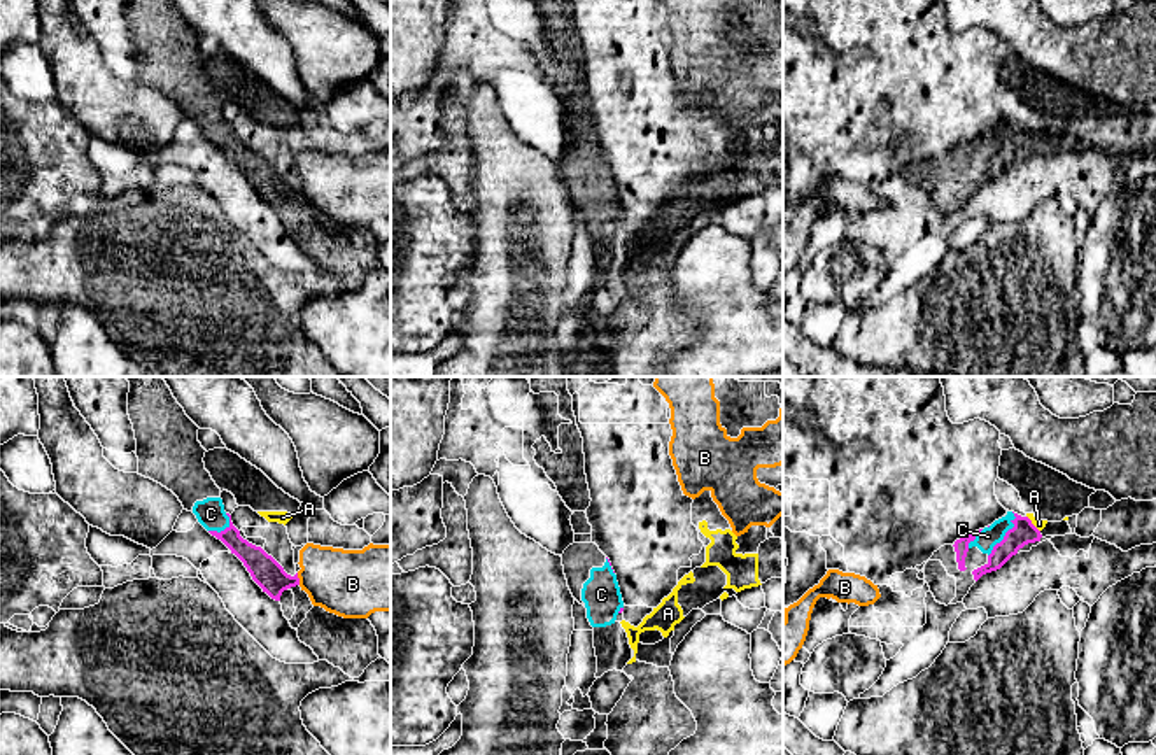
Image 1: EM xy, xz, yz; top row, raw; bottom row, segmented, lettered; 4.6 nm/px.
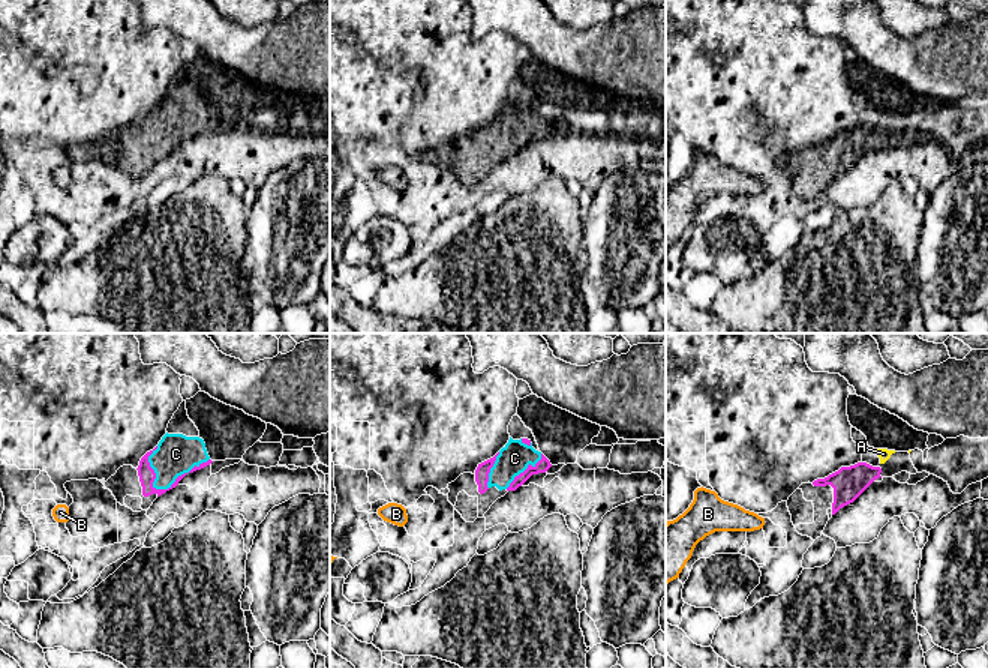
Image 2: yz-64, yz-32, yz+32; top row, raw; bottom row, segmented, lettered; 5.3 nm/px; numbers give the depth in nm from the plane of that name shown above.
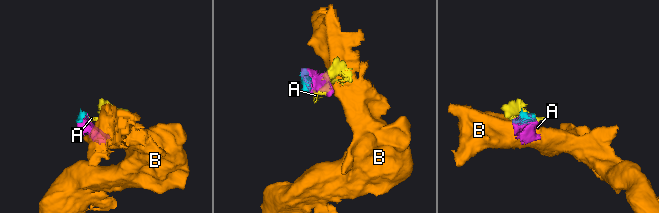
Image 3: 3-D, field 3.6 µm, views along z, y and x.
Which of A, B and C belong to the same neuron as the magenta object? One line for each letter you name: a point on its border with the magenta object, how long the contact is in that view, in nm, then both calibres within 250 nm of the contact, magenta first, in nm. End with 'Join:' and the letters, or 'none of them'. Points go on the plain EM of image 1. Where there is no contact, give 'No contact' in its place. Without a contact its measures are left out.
C: Touches magenta at yz (1006, 142). Shared border 240 nm. Thickness 110 nm (magenta) against 90 nm
Join: C

